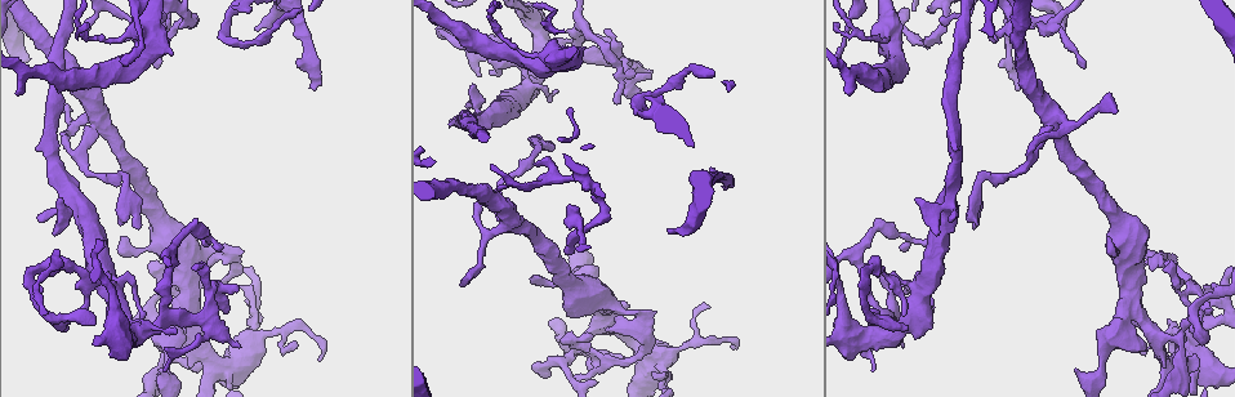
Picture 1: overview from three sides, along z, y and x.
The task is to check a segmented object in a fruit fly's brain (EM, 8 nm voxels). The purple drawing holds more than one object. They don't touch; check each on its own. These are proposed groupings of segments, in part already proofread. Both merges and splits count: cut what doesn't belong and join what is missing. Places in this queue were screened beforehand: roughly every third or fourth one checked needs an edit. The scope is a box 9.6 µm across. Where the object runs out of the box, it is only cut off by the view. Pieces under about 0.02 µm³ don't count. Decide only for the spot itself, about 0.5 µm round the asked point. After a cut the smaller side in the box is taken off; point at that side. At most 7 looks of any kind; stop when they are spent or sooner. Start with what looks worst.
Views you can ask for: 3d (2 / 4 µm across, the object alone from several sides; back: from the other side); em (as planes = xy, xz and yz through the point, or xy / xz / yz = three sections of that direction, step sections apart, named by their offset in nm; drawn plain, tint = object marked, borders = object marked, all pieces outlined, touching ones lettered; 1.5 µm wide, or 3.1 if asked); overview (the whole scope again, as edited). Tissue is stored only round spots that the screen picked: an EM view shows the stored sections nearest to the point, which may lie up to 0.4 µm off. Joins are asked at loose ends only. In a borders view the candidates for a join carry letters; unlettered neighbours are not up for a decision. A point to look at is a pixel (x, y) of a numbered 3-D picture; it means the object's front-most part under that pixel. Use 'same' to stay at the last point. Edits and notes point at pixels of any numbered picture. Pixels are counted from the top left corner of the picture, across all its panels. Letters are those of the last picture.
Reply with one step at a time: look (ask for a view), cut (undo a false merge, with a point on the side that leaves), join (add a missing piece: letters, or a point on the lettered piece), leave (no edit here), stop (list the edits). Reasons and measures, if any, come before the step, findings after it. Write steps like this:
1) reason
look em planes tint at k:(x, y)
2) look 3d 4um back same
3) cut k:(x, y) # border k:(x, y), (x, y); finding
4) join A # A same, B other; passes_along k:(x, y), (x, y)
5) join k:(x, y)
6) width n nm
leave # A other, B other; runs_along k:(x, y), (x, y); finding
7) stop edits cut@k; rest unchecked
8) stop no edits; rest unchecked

free end
look em xz step 4 borders at 1:(725, 188)

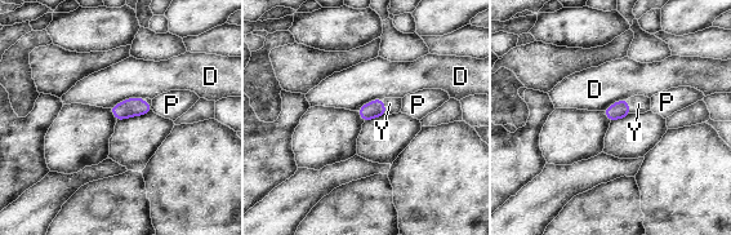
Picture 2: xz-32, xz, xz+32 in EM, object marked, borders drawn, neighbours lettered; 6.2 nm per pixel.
look em planes borders same

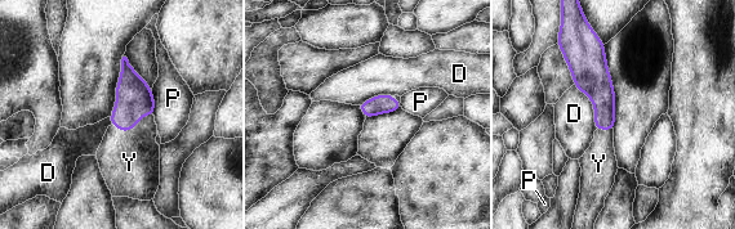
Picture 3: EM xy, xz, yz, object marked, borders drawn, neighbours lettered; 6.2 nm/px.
width 130 nm
join Y # D other, P other, Y same; passes_along 3:(134, 99), (132, 130), (129, 162); it goes on there

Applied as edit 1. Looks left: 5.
a narrow waist
look em planes borders at 1:(886, 33)

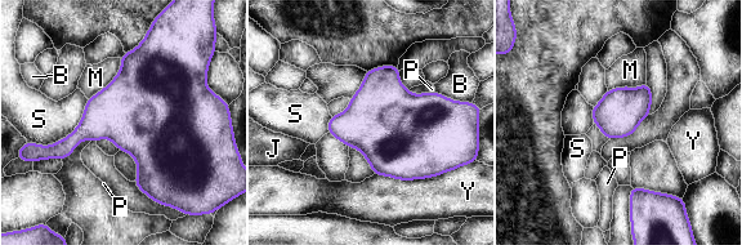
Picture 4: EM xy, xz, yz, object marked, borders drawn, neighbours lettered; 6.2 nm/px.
width 280 nm
leave # B other, J other, M other, P other, S other, Y other; border 4:(88, 99), (70, 133), (36, 143); all the same cell

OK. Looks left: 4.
look 3d 4um at 1:(138, 226)

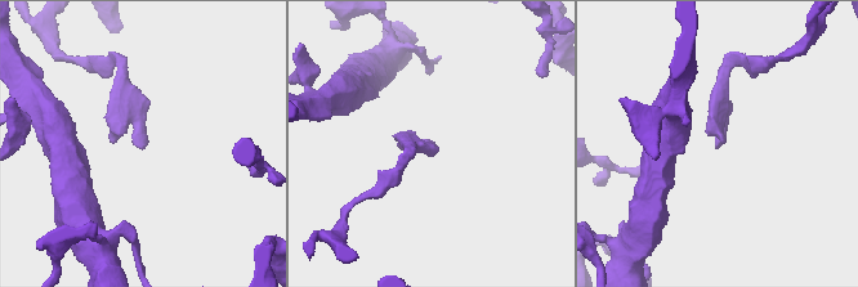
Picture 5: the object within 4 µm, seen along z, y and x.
now the EM
look em yz step 4 tint at 5:(143, 148)

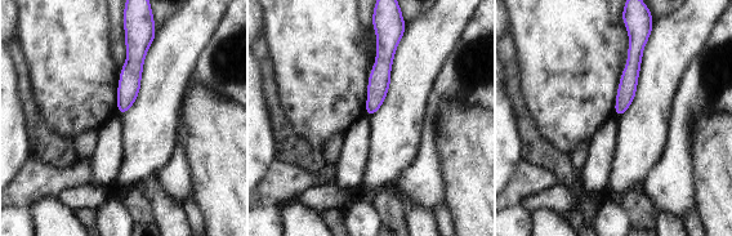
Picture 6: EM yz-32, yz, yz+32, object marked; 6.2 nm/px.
another direction
look em xz step 4 borders same

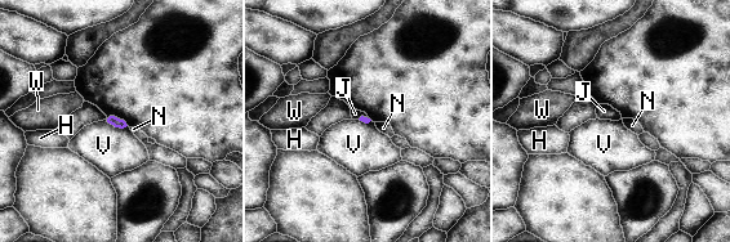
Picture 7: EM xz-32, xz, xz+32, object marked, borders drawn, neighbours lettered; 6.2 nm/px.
longest_contact V 170 nm
leave # H other, J other, N other, V other, W other; border 7:(102, 120), (115, 126), (127, 126); no lettered piece goes on from it

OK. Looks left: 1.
stop edits join@3; rest unchecked

